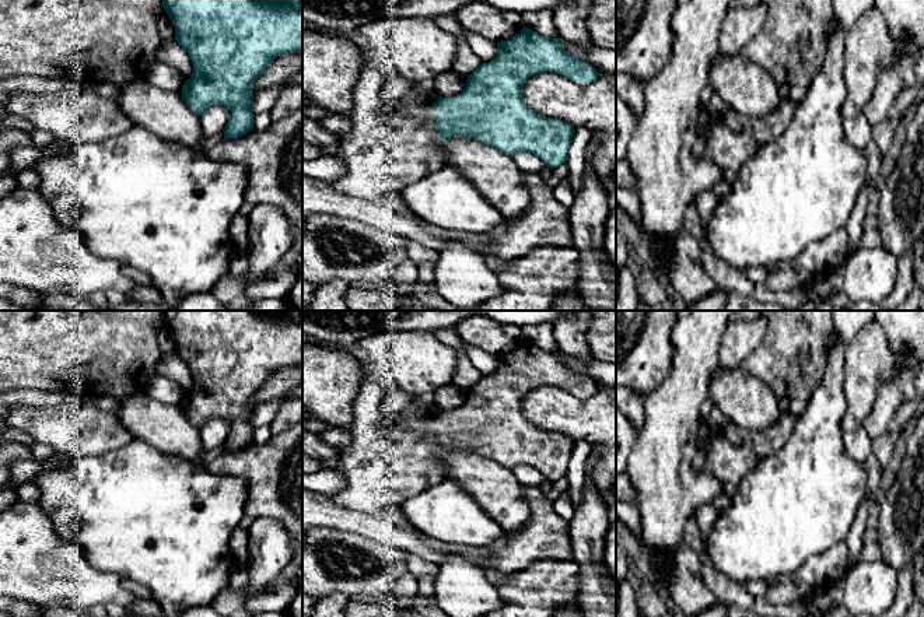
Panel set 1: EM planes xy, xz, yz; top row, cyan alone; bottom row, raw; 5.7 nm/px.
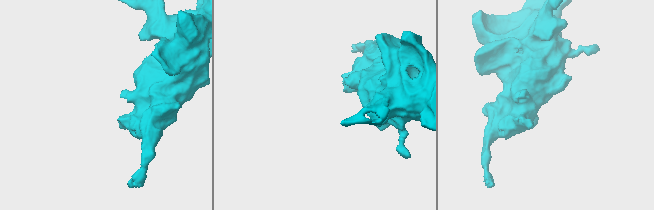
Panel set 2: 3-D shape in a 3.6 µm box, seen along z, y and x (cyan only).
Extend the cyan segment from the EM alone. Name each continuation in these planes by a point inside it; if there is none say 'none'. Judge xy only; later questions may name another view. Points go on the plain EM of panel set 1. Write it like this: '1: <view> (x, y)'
none

